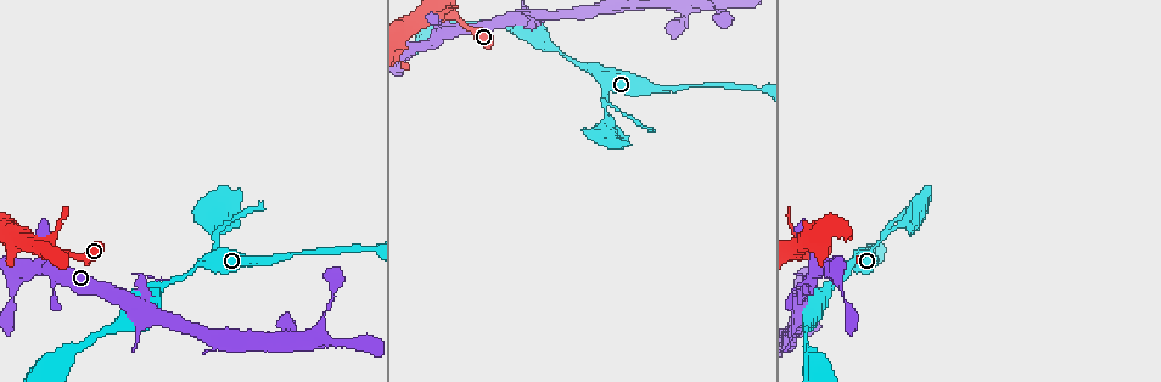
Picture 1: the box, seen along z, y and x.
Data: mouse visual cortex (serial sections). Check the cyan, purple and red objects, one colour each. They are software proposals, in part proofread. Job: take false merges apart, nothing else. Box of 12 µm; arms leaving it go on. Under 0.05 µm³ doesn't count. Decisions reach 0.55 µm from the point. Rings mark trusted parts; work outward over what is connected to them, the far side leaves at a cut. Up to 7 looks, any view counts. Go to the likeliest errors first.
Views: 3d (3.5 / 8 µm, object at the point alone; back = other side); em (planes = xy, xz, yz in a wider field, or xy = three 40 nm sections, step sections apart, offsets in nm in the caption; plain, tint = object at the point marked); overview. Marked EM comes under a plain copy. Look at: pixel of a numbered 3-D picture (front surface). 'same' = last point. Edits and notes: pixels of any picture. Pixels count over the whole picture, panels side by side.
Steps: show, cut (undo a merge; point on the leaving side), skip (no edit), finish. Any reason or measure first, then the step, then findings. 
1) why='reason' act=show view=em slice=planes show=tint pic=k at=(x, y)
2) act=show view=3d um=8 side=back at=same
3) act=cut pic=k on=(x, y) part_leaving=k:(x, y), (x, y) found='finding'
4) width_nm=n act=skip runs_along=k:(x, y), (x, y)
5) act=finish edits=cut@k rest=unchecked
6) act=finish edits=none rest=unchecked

why='thin neck' act=show view=3d um=8 pic=1 at=(698, 85)

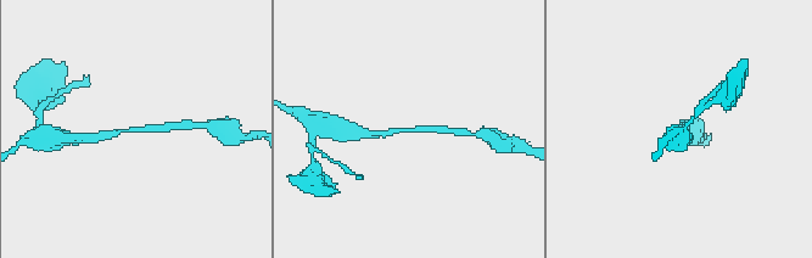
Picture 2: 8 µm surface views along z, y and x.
arm_widths_nm=200,200 act=show view=em slice=xy step=3 show=tint pic=2 at=(407, 129)

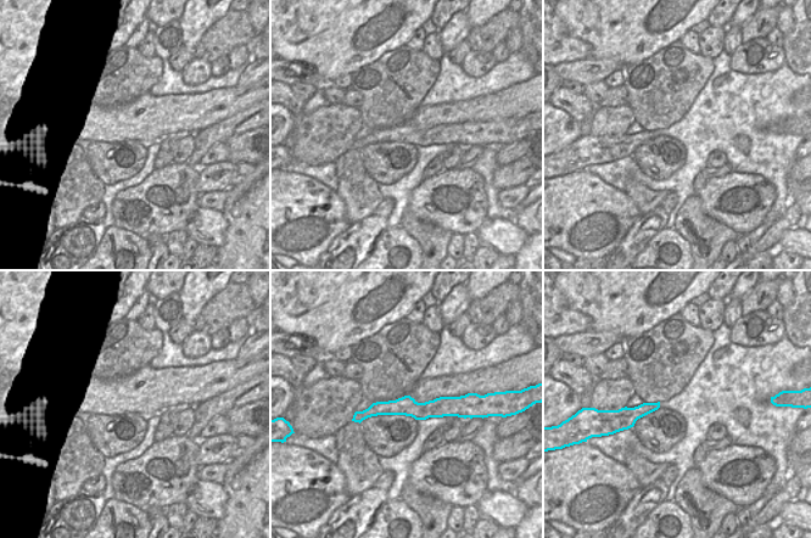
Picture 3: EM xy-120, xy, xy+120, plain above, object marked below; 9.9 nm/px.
act=skip found='one cell here'

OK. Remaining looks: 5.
why='three arms meet' act=show view=em slice=planes show=tint pic=1 at=(448, 16)

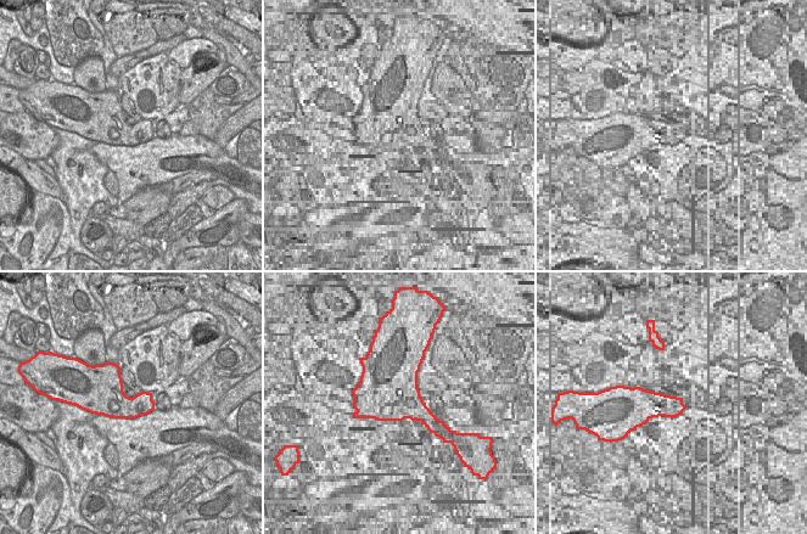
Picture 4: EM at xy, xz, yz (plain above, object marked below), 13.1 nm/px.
act=show view=3d um=3.5 at=same

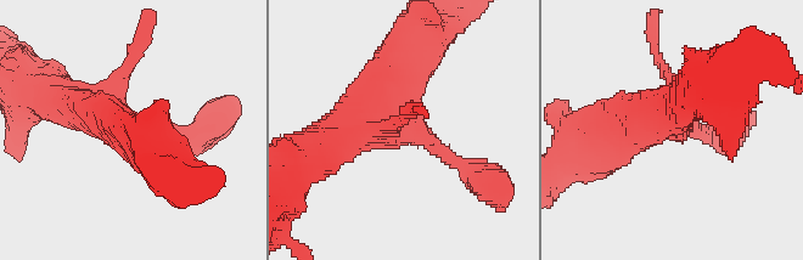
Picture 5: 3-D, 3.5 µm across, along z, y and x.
act=skip runs_along=5:(477, 176), (414, 129), (336, 139) found='one cell here'

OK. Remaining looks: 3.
why='calibre changes' act=show view=3d um=3.5 pic=1 at=(843, 280)

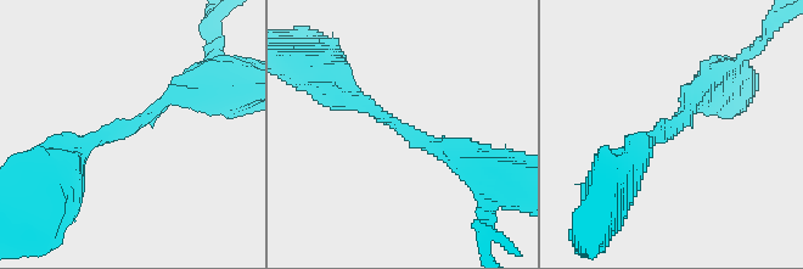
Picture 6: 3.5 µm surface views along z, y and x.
arm_widths_nm=250,250 act=show view=em slice=xy step=2 show=tint pic=6 at=(667, 128)

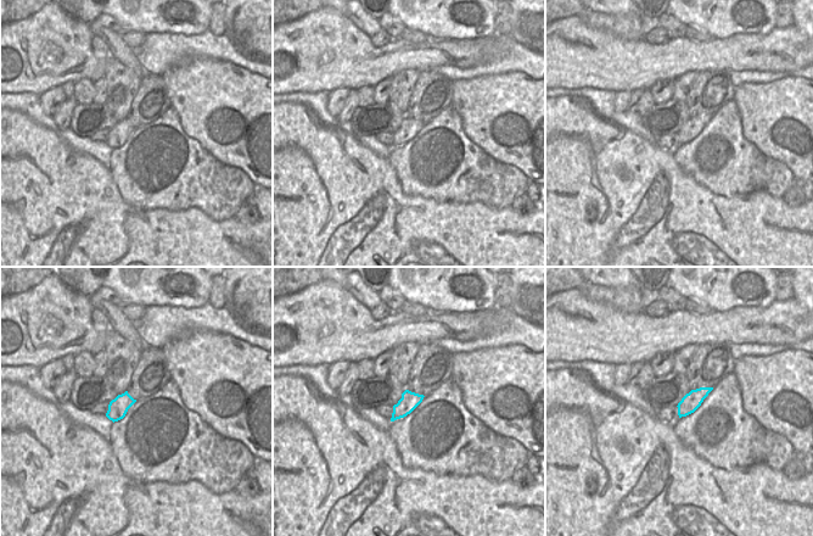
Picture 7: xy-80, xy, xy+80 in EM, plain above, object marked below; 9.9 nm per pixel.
act=skip runs_along=6:(189, 89), (66, 163) found='continuous, no second cell'

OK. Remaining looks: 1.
act=finish edits=none rest=unchecked

